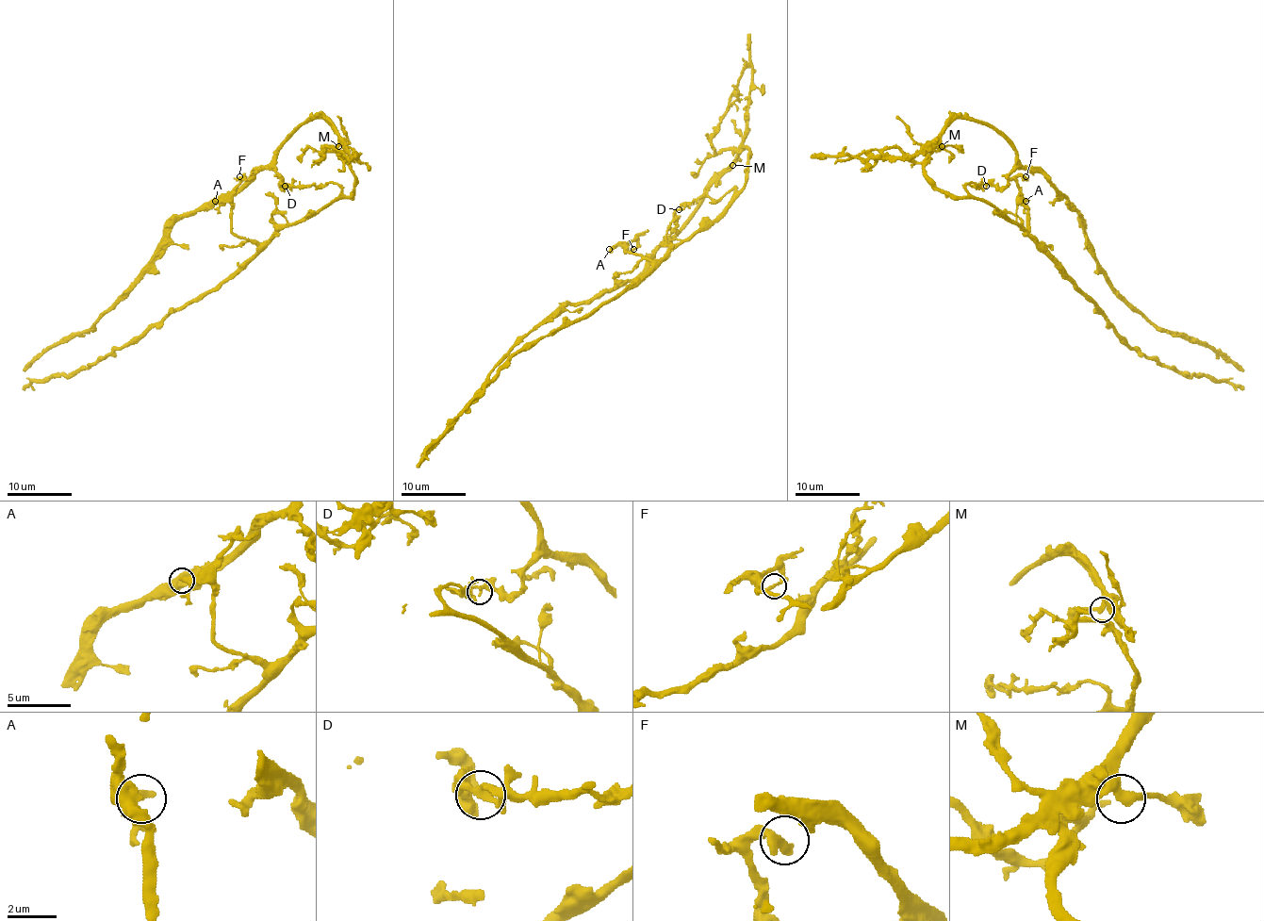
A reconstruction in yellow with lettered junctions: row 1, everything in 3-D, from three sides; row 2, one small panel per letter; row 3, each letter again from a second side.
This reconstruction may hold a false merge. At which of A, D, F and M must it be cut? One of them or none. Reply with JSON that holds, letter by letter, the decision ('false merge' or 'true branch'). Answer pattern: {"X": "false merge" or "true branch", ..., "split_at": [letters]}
{"A": "true branch", "D": "false merge", "F": "true branch", "M": "true branch", "split_at": ["D"]}

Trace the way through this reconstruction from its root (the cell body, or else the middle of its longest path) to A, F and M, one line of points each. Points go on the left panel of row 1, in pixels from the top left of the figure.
A: (323, 187), (335, 183), (341, 193), (262, 243), (238, 237), (231, 230), (231, 205), (215, 201)
F: (323, 187), (335, 183), (341, 193), (253, 243), (231, 230), (239, 176)
M: (323, 187), (335, 183), (346, 196), (352, 193), (354, 175), (346, 151), (341, 144), (338, 146)

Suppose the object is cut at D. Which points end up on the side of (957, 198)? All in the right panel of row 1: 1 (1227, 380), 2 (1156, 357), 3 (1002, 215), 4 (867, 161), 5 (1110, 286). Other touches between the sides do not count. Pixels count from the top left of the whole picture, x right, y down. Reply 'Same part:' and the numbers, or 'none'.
Same part: 1, 2, 3

